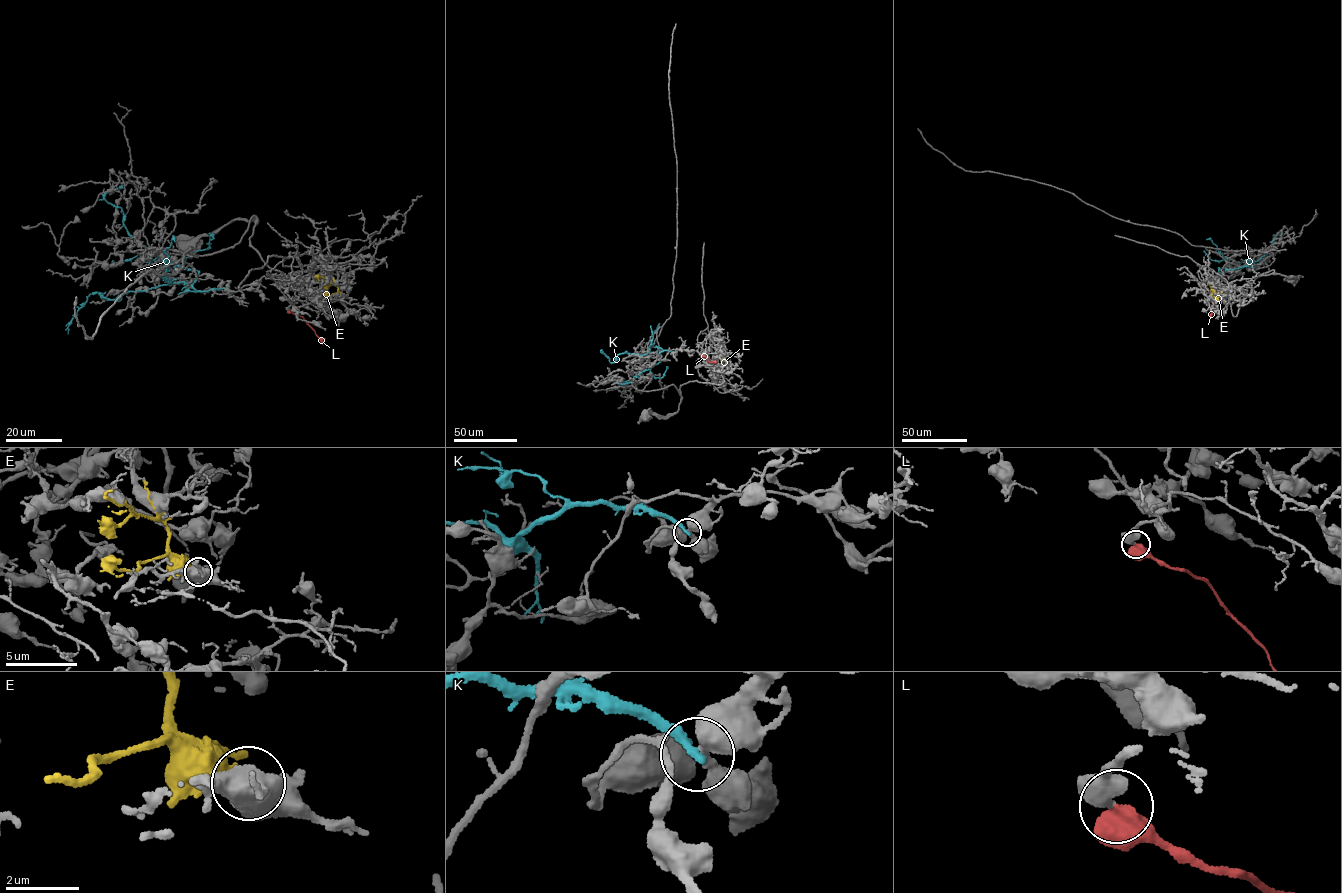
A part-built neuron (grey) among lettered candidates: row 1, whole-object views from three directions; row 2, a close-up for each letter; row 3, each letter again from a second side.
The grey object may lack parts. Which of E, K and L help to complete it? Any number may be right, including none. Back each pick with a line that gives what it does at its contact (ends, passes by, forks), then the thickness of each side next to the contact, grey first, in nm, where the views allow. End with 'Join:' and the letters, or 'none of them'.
L: it ends; calibres 600 and 650 nm
Join: L

